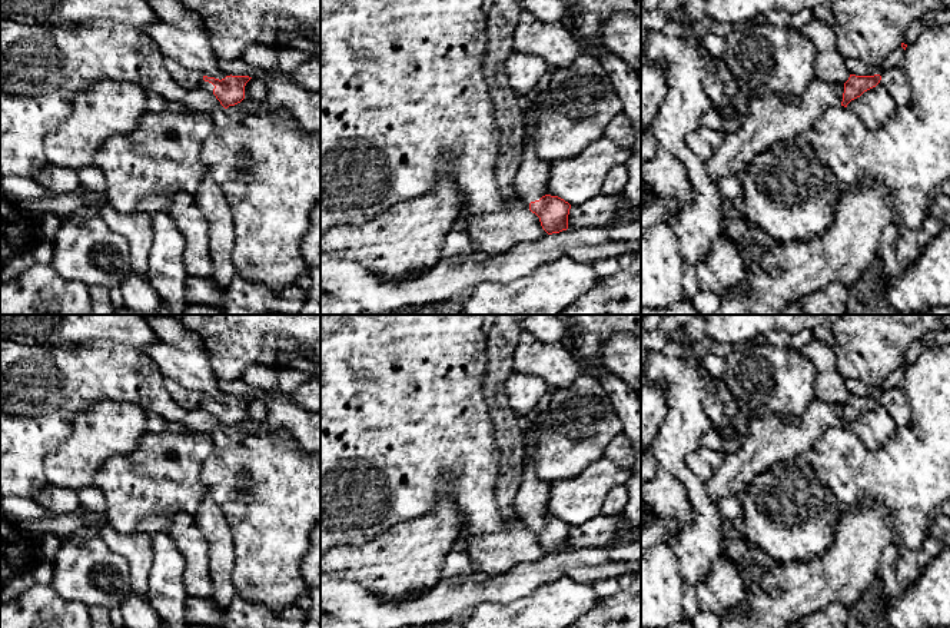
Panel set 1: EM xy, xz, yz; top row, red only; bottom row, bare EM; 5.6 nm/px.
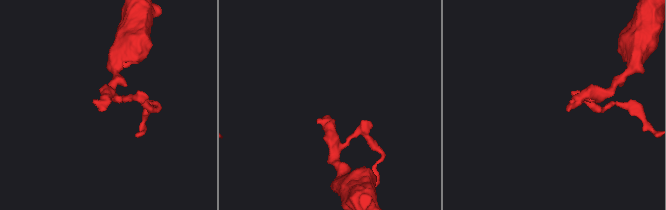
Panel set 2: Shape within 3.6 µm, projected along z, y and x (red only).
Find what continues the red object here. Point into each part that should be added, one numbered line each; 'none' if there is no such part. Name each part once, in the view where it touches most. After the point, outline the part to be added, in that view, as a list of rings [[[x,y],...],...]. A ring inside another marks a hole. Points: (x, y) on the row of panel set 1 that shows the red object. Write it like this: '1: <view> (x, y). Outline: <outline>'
1: yz (773, 118). Outline: [[[813,77],[800,96],[783,97],[770,94],[753,97],[748,100],[748,116],[741,127],[734,133],[725,134],[718,150],[705,163],[710,180],[717,186],[717,182],[723,177],[740,176],[760,152],[783,139],[805,132],[827,109],[841,106],[843,93],[844,84],[826,83]]]

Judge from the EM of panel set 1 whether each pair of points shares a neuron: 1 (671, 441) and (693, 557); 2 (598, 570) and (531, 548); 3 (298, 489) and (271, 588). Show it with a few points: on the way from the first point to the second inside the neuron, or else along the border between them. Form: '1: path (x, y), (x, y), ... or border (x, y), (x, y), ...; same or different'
1: path (680, 469), (697, 491), (703, 508), (703, 528); same
2: border (547, 554), (528, 562), (520, 562), (515, 567); different
3: path (273, 514), (271, 517), (271, 564); same

